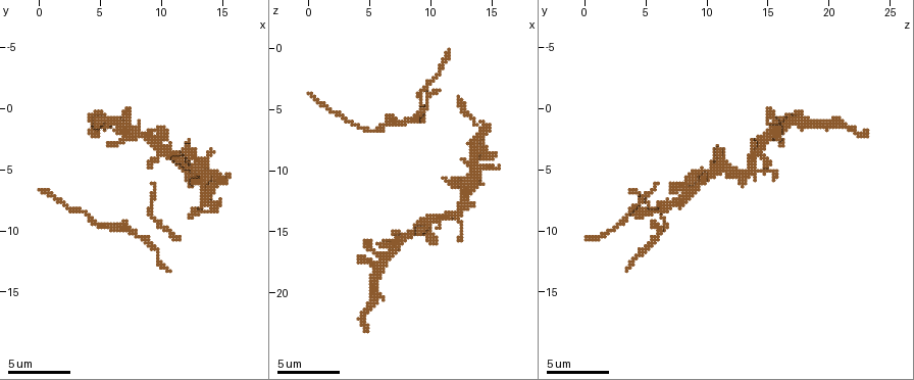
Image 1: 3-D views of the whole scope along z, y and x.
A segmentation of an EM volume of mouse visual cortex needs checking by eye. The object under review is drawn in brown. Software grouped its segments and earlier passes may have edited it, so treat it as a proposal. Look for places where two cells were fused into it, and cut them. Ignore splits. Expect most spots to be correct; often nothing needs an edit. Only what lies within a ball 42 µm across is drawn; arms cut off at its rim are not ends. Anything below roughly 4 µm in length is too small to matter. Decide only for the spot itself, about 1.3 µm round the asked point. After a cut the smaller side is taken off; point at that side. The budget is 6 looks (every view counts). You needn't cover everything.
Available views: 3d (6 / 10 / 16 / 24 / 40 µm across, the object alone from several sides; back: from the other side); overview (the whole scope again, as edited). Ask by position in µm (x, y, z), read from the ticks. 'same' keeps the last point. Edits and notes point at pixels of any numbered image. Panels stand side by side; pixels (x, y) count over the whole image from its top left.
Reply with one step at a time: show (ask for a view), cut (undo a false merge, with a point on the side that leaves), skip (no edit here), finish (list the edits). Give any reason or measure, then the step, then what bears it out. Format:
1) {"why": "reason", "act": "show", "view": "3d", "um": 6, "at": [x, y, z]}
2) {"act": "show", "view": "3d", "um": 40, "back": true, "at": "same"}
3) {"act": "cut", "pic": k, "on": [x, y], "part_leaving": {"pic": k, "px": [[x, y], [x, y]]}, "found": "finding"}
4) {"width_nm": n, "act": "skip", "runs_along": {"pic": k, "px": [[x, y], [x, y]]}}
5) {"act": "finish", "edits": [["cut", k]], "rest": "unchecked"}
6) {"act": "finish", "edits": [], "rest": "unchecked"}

{"why": "calibre changes", "act": "show", "view": "3d", "um": 16, "at": [5.2, 1.4, 20.8]}

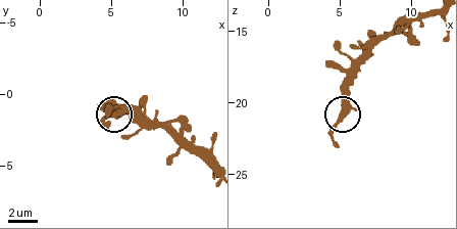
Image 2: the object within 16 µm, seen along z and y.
{"arms": 3, "act": "skip", "found": "continuous, no second cell"}

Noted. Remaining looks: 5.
{"why": "four arms meet", "act": "show", "view": "3d", "um": 6, "at": [10.4, 3.6, 14.0]}

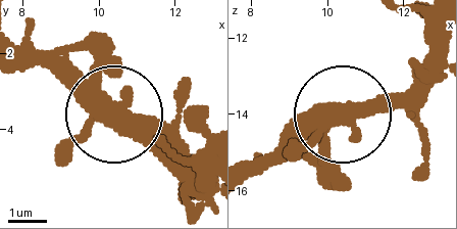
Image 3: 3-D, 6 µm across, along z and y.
{"why": "other side", "act": "show", "view": "3d", "um": 6, "back": true, "at": [10.30, 3.75, 13.95]}

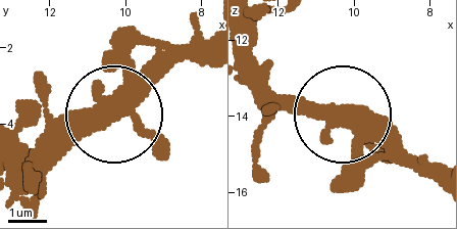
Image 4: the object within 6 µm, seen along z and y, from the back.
{"arms": 4, "act": "skip", "runs_along": {"pic": 4, "px": [[18, 167], [78, 147], [191, 43]]}, "found": "one cell here"}

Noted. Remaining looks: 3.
{"why": "sudden change in width", "act": "show", "view": "3d", "um": 10, "at": [5.8, 9.6, 6.6]}

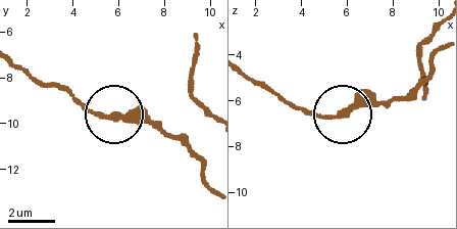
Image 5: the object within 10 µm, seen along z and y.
{"act": "show", "view": "3d", "um": 6, "at": [5.8, 9.7, 6.6]}

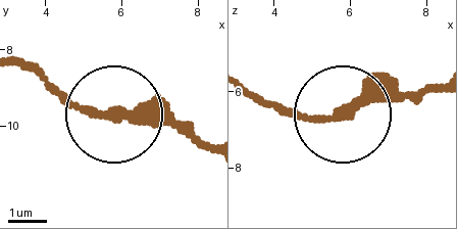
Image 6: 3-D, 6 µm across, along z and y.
{"act": "skip", "found": "one cell here"}

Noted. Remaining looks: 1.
{"act": "finish", "edits": [], "rest": "unchecked"}

